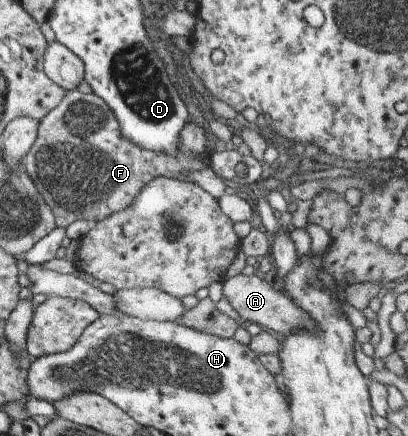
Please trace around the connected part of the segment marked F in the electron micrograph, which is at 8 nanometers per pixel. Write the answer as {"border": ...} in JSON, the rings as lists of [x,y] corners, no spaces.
{"border":[[[75,89],[66,91],[63,100],[38,122],[34,143],[22,158],[21,164],[33,187],[52,212],[56,227],[65,230],[71,223],[78,220],[84,220],[88,226],[94,226],[100,219],[123,211],[132,204],[139,190],[156,177],[178,179],[185,183],[192,182],[188,179],[188,172],[208,166],[209,151],[204,132],[205,126],[197,126],[194,122],[187,120],[180,129],[178,148],[173,155],[149,151],[137,147],[120,134],[116,117],[100,97],[96,97],[93,93],[82,94]]]}

